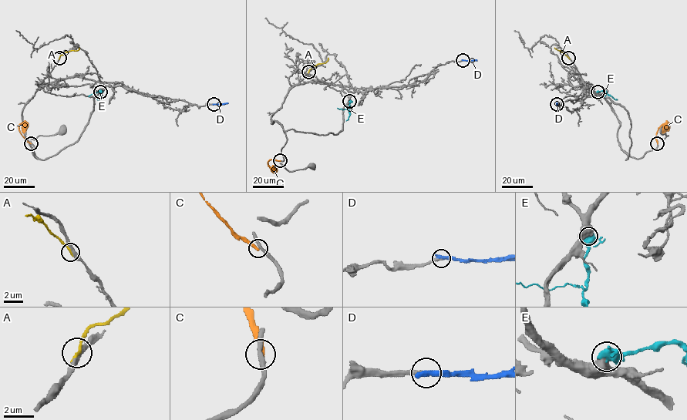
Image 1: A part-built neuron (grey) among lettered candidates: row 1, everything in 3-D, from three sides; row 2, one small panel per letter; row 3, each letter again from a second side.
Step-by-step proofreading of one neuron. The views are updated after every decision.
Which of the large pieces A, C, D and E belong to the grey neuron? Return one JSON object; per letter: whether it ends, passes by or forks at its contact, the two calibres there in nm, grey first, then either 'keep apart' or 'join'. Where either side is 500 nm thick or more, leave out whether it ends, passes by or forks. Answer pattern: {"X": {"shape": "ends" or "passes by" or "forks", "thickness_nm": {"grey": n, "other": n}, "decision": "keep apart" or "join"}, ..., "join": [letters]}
{"A": {"shape": "ends", "thickness_nm": {"grey": 360, "other": 240}, "decision": "keep apart"}, "C": {"shape": "ends", "thickness_nm": {"grey": 300, "other": 320}, "decision": "keep apart"}, "D": {"shape": "ends", "thickness_nm": {"grey": 280, "other": 420}, "decision": "keep apart"}, "E": {"thickness_nm": {"grey": 800, "other": 550}, "decision": "keep apart"}, "join": []}

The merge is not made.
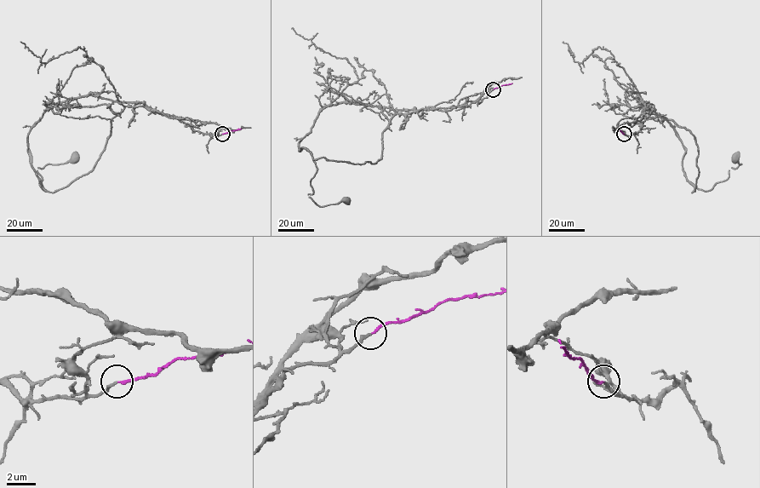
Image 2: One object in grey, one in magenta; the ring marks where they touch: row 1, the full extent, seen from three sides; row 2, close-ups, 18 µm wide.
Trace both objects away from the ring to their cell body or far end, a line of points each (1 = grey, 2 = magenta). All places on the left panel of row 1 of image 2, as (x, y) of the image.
1: (222, 134), (126, 106), (111, 119), (93, 169), (54, 192), (43, 189), (37, 168), (77, 158)
2: (222, 134), (241, 128)

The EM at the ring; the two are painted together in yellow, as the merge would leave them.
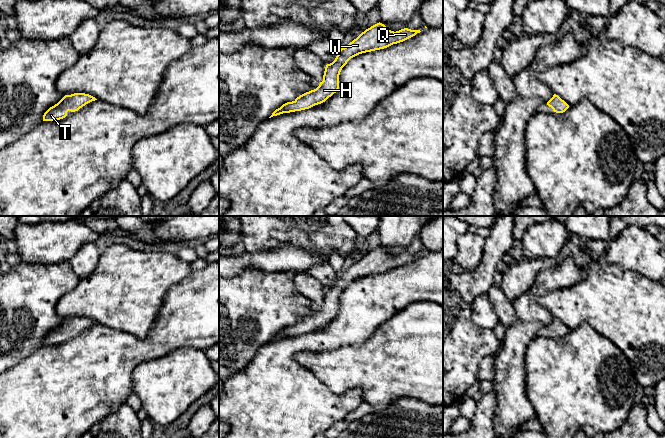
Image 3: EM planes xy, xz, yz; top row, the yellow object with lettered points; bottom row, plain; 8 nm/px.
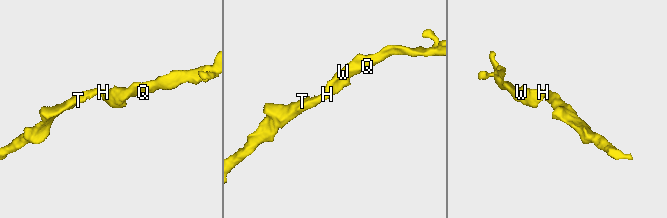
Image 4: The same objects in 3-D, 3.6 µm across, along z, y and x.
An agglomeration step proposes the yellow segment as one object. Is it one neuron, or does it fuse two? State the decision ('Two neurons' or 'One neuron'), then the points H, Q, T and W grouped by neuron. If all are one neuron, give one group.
One neuron. Groups: H Q T W

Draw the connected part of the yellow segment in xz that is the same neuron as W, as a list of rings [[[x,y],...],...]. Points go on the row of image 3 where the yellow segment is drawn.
[[[380,22],[371,26],[346,47],[340,48],[335,60],[326,65],[323,81],[320,82],[316,89],[300,95],[292,102],[283,104],[269,118],[283,113],[309,109],[325,102],[339,89],[340,72],[351,58],[362,53],[384,49],[393,44],[403,42],[420,32],[420,30],[408,28],[394,32]]]

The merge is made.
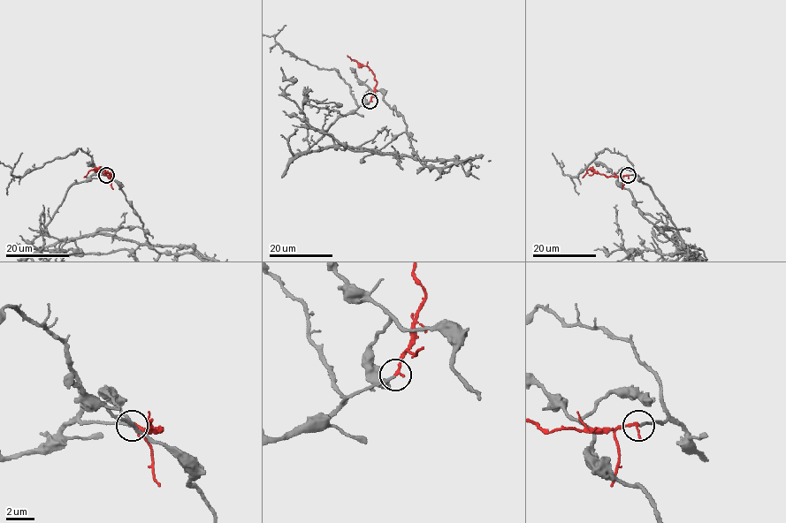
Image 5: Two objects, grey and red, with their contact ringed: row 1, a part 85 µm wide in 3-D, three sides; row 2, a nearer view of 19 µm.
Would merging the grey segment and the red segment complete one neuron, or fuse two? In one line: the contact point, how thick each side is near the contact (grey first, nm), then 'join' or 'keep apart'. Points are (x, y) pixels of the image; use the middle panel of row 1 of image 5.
(370, 101) | 190/200 nm | join

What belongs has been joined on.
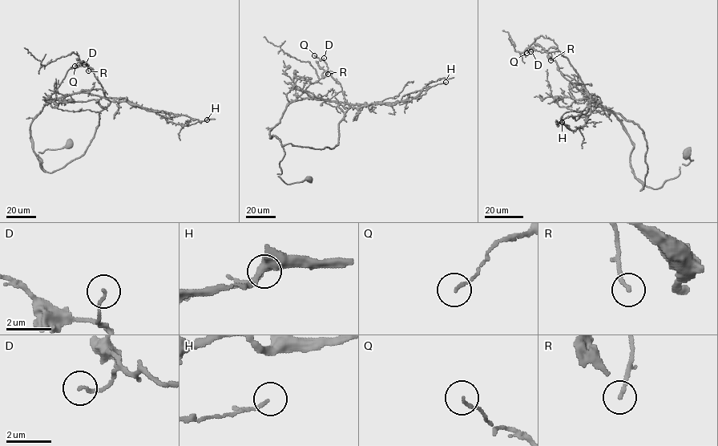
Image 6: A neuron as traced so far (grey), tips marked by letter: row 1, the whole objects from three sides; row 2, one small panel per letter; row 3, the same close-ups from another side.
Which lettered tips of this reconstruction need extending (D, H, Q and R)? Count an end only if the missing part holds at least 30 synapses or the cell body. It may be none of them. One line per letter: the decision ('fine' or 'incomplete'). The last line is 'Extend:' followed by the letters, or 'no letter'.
D: fine
H: fine
Q: fine
R: fine
Extend: no letter

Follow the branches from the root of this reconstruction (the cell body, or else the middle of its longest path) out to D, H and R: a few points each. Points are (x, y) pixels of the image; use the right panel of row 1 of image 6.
D: (686, 154), (676, 177), (647, 187), (622, 123), (569, 60), (530, 51)
H: (686, 154), (692, 160), (676, 177), (640, 190), (647, 145), (637, 124), (594, 99), (582, 127), (562, 122)
R: (686, 154), (676, 177), (647, 187), (622, 123), (559, 51), (550, 60)

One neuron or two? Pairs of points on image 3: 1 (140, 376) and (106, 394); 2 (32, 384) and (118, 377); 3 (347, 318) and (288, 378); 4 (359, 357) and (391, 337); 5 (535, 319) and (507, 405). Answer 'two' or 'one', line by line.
1: two
2: one
3: one
4: one
5: one

